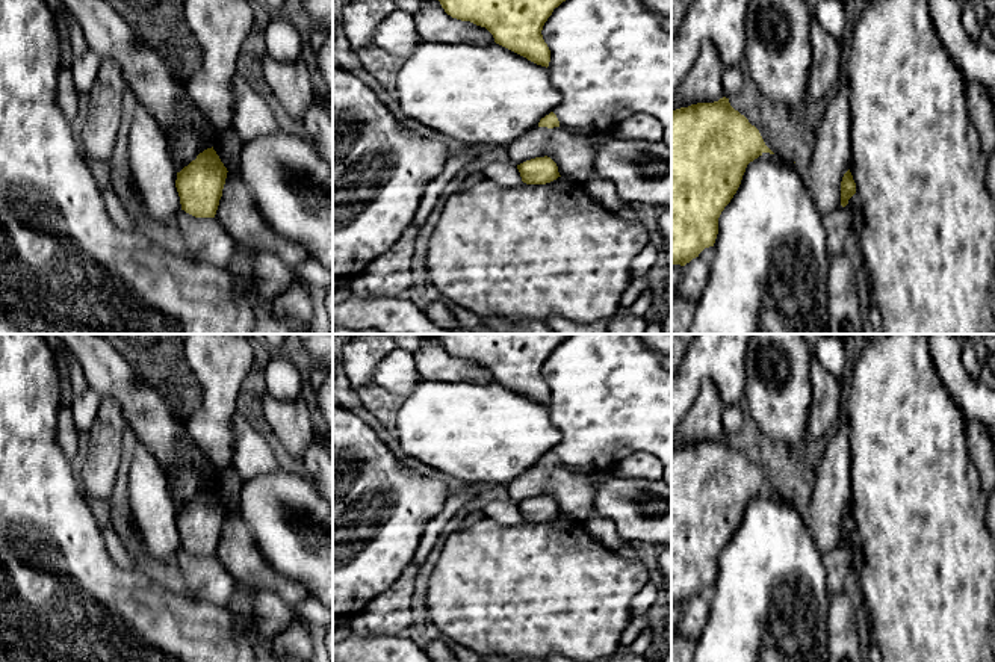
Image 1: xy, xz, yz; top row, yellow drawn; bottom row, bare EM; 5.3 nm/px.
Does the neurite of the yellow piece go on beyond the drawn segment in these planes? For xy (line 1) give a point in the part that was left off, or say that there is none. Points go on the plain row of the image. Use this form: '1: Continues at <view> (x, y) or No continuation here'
1: No continuation here

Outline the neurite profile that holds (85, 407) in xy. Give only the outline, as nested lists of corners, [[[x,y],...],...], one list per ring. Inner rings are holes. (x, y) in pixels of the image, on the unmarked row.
[[[88,387],[82,394],[76,396],[70,410],[73,422],[79,434],[89,434],[101,404],[100,394]]]

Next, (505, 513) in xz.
[[[493,500],[482,511],[501,526],[516,526],[523,521],[517,503],[511,500]]]

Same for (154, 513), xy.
[[[142,443],[133,452],[129,499],[150,552],[159,559],[175,556],[181,549],[175,526],[177,509],[168,493],[163,469]]]

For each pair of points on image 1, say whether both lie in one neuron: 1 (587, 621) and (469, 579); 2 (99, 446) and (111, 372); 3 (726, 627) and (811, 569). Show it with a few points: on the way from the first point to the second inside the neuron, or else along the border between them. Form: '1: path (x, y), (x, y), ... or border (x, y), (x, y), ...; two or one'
1: path (558, 593), (555, 590), (498, 590); one
2: border (102, 398), (112, 398), (120, 405), (129, 425); two
3: path (741, 605), (782, 564), (788, 564); one

